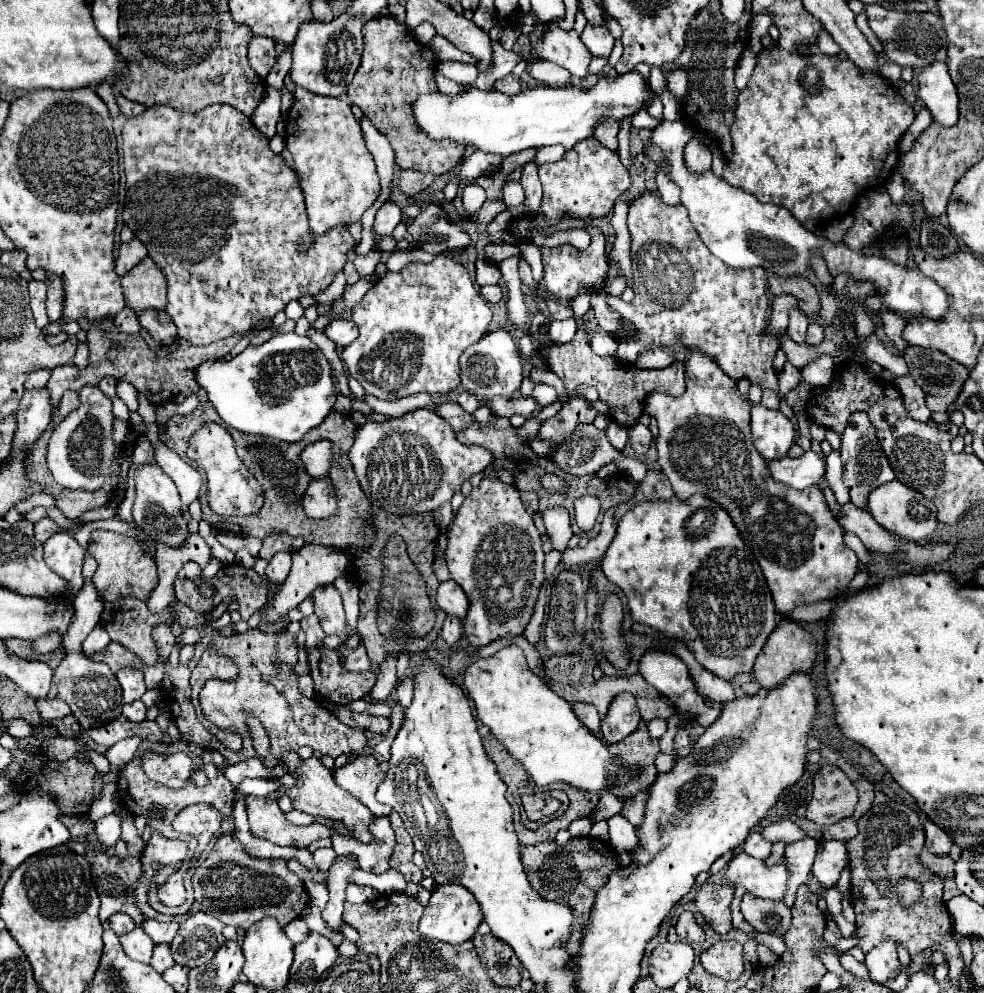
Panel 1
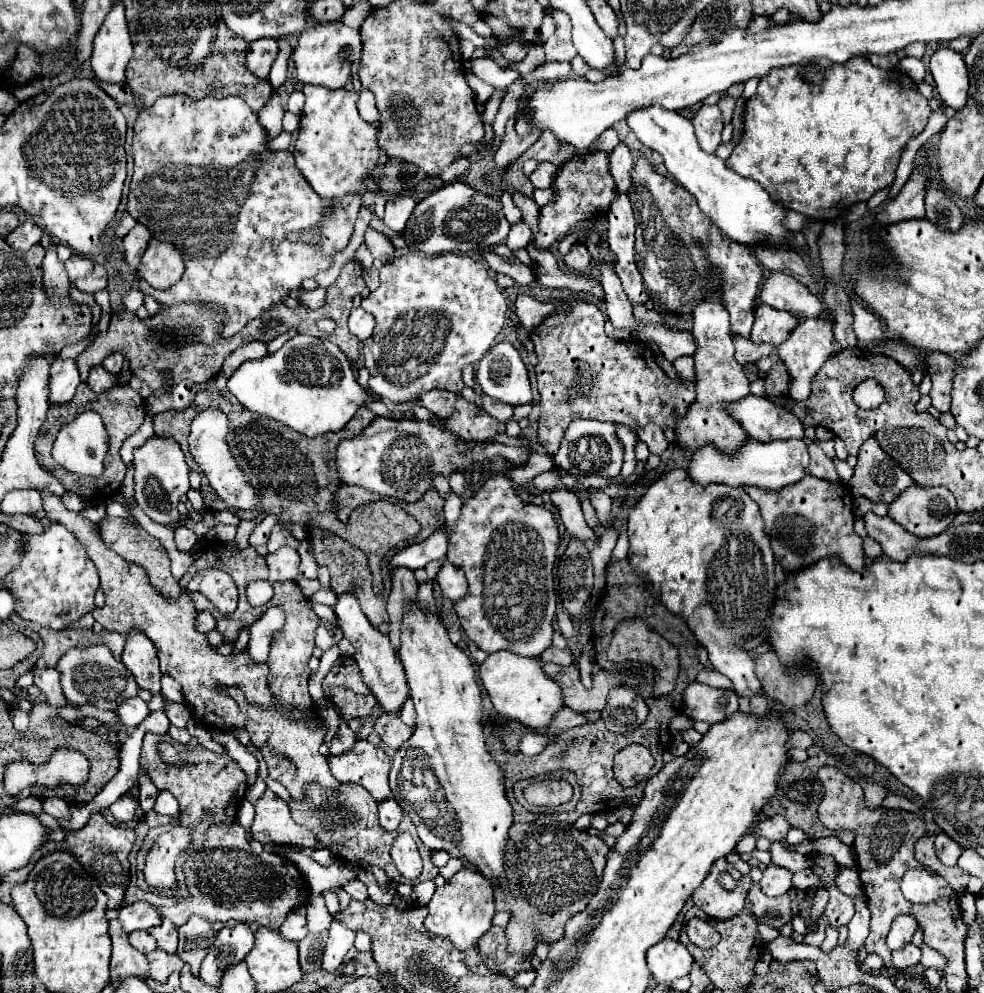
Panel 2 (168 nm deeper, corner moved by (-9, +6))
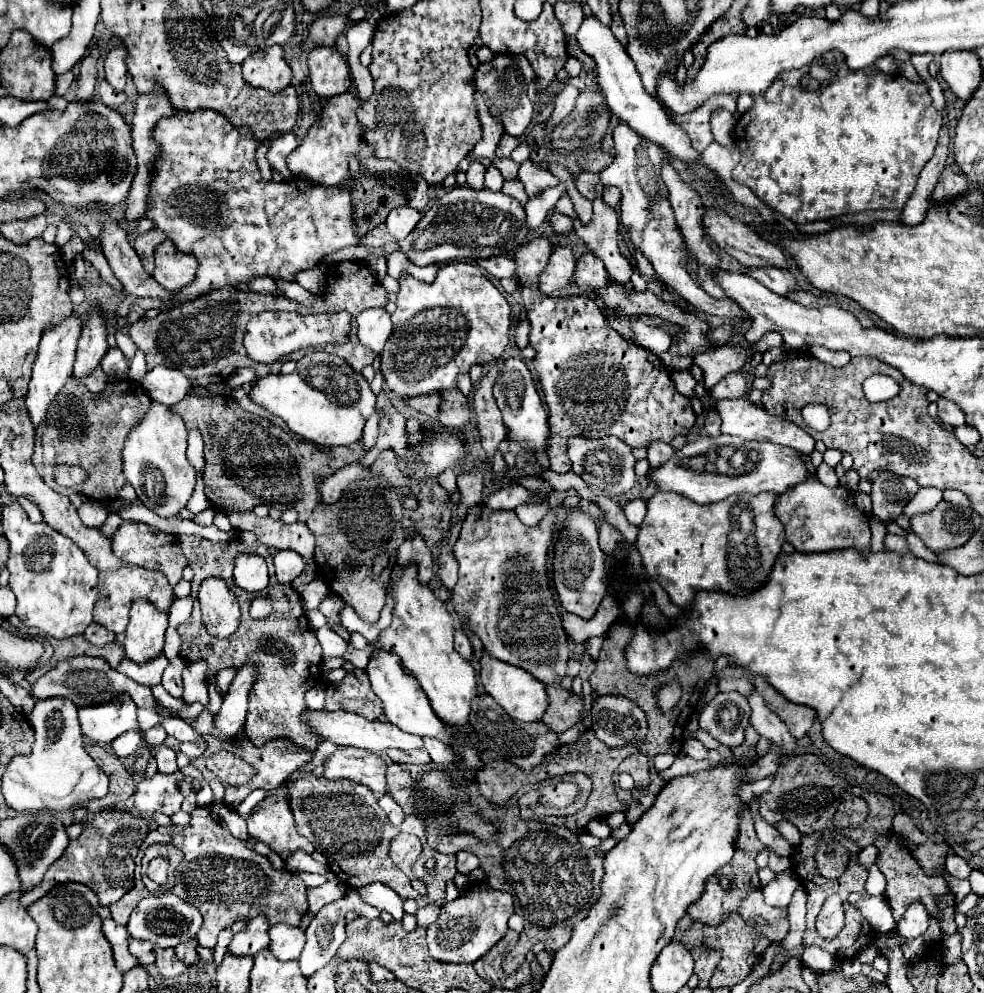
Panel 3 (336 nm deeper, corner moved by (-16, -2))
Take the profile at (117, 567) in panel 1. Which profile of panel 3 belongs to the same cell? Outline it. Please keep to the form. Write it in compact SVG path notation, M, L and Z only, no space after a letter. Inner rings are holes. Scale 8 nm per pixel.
M124 521L118 527L118 531L112 537L112 551L128 563L134 563L134 565L140 565L146 569L162 571L168 577L170 585L176 585L182 579L184 567L188 567L188 557L182 553L182 547L180 547L176 535L156 533L156 531L152 531L150 525L136 523L136 521Z

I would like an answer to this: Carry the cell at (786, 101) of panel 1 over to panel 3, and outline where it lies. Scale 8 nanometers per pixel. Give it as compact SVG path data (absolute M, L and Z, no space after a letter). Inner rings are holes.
M828 51L800 69L782 71L764 93L752 95L752 99L754 99L754 105L740 117L740 121L734 127L734 141L736 141L742 157L740 157L740 163L732 171L732 177L738 183L750 187L758 199L762 199L768 207L782 213L796 225L804 225L804 223L812 223L812 221L826 221L830 217L838 217L838 215L844 215L850 211L854 213L854 211L876 211L876 209L902 209L916 187L916 179L918 179L922 167L934 155L934 147L938 143L938 133L944 125L940 113L932 105L932 97L928 95L926 83L912 83L902 75L882 73L874 65L860 69L860 71L852 71L846 65L846 61L842 59L840 51Z

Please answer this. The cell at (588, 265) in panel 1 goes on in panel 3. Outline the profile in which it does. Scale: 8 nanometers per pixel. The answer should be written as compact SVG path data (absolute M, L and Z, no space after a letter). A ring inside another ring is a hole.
M590 251L584 253L578 261L576 261L576 271L574 271L574 283L582 289L582 291L600 291L608 285L612 285L614 281L610 279L604 263L592 255Z

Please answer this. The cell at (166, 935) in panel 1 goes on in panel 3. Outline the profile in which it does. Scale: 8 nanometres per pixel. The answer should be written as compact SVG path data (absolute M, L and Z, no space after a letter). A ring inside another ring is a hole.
M156 947L154 953L156 953L156 967L158 967L162 977L178 977L178 975L182 975L186 971L186 965L176 959L174 949Z

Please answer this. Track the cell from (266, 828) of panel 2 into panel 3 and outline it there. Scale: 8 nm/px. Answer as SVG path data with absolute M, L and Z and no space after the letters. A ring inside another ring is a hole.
M268 793L248 815L248 831L258 841L266 843L282 859L288 859L298 849L314 853L314 847L308 839L298 835L294 825L294 815L286 795Z

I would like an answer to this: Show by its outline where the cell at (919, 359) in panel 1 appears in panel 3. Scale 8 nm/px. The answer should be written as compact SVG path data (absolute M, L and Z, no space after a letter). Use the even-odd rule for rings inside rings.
M938 399L938 415L944 423L950 423L954 427L960 427L960 425L966 425L966 417L964 417L964 411L948 401L948 399Z

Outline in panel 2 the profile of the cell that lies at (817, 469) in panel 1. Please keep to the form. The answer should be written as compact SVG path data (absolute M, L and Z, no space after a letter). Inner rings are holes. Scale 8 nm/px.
M751 439L745 443L745 447L741 447L741 451L737 451L735 457L727 457L719 451L713 451L713 447L703 447L701 451L693 453L689 465L689 477L699 485L725 483L731 487L757 485L761 489L781 489L797 483L807 473L809 473L809 453L807 445L801 439L773 441L773 443L759 443Z

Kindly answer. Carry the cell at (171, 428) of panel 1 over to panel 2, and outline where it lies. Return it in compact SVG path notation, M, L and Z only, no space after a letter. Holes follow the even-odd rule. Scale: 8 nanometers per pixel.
M217 389L199 391L193 405L189 405L187 409L165 411L153 419L155 435L175 439L185 455L189 468L199 473L202 473L201 469L189 451L188 436L190 425L199 415L199 409L209 407L219 407L229 417L229 425L233 425L235 433L235 455L249 481L263 493L263 509L267 515L273 513L281 521L301 523L307 529L311 529L313 523L313 527L317 529L341 535L341 521L337 519L337 501L335 501L335 491L339 491L341 479L335 467L335 449L341 439L359 435L371 423L371 419L375 418L375 413L361 408L341 431L325 433L311 439L297 435L297 431L277 421L245 411L245 407L241 407L241 403L233 395L229 395L229 391Z

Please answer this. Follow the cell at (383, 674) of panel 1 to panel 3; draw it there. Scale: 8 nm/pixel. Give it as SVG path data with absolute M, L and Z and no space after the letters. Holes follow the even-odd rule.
M412 533L410 537L406 537L406 541L398 549L396 563L400 567L408 567L408 563L416 563L420 583L428 583L434 577L432 551L428 549L428 545L420 533Z

